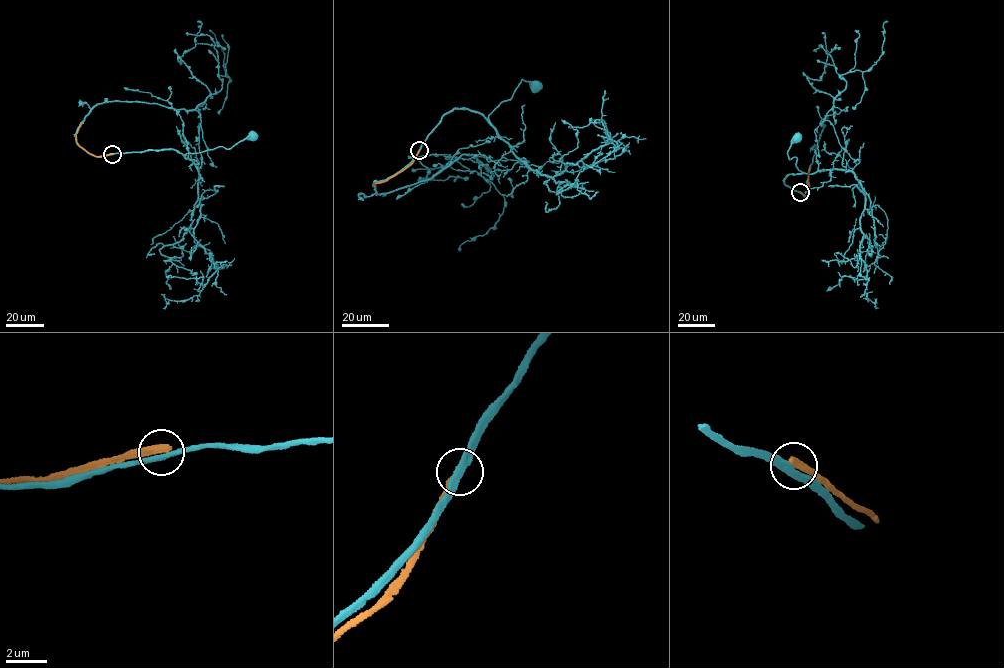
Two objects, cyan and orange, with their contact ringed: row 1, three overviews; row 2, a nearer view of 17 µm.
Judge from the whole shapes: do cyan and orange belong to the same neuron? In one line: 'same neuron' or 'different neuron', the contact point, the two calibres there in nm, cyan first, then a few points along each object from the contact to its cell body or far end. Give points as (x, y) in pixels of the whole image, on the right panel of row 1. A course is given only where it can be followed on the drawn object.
different neuron; at (800, 192); 300 nm thick on the cyan side, 340 nm on the other; cyan runs (800, 192), (784, 182), (791, 173), (803, 173), (797, 168), (796, 157), (789, 158), (787, 153), (797, 138); orange runs (800, 192), (807, 197), (809, 194), (810, 167)

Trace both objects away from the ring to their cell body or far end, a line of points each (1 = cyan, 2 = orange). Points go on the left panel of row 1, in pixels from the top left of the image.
1: (112, 154), (166, 149), (184, 155), (222, 146), (230, 148), (253, 137)
2: (112, 154), (96, 156), (79, 145), (76, 133), (83, 123)

